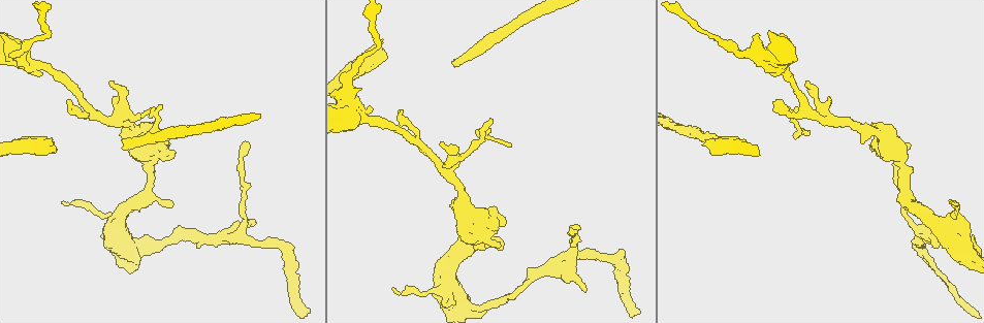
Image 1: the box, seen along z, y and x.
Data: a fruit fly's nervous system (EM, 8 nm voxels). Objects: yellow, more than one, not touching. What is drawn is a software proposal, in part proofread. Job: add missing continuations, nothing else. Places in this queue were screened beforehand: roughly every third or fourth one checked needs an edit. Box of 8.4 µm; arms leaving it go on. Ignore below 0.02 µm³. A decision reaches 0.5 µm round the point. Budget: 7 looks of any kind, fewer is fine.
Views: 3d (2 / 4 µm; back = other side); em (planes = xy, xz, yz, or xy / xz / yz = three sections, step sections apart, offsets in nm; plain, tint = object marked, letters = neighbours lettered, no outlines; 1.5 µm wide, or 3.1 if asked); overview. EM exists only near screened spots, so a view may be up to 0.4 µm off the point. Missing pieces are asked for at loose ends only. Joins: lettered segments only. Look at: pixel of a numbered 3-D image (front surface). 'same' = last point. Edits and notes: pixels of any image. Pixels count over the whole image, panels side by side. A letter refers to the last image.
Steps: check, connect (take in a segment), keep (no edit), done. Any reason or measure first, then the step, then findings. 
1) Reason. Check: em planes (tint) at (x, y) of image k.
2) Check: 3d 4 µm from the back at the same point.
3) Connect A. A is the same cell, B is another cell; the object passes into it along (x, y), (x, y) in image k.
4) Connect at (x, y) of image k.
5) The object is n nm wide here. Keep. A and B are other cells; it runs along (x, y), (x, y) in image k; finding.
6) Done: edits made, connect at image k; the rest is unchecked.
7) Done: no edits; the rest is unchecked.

Check: em planes (letters) at (456, 62) of image 1.

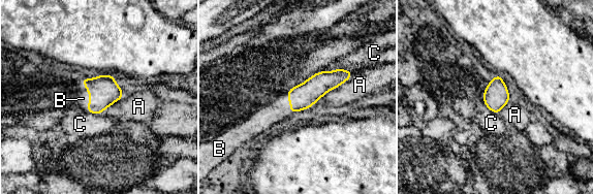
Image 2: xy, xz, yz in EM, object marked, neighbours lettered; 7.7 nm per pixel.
The longest contact is with A, 440 nm. Connect B. B is the same cell, A and C are other cells; the object passes into it along (103, 92), (90, 97), (83, 98) in image 2; the cell continues.

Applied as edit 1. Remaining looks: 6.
Check: 3d 2 µm from the back at (578, 226) of image 1.

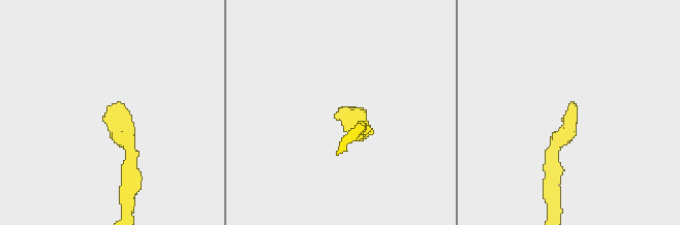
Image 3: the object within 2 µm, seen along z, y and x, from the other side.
Now the EM. Check: em xy step 4 (letters) at (340, 110) of image 3.

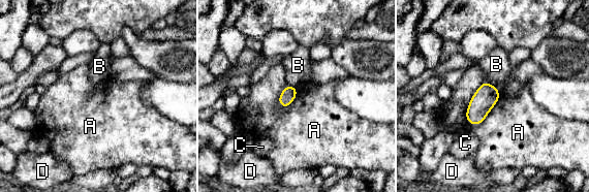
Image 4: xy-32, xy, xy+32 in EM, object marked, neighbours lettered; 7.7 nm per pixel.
Keep. A, B, C and D are other cells; a border runs along (500, 94), (482, 122), (466, 120) in image 4; none of them fits.

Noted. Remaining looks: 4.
Check: 3d 2 µm at (624, 250) of image 1.

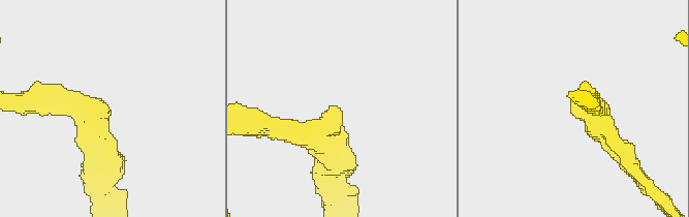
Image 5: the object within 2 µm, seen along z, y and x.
Need the tissue. Check: em xy step 8 (tint) at (333, 105) of image 5.

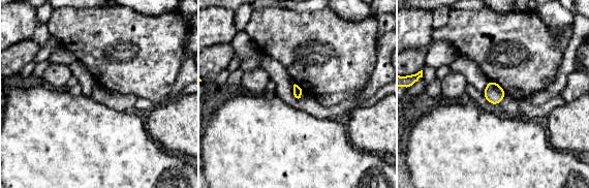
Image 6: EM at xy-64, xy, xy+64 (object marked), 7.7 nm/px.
Cut it another way. Check: em xz step 8 (letters) at the same point.

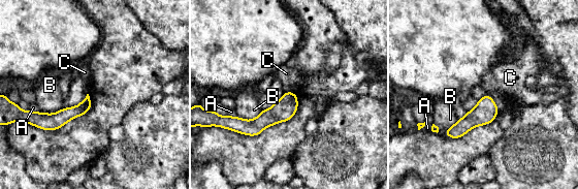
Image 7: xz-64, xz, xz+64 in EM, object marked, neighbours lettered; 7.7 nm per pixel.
Keep. A, B and C are other cells; it runs along (294, 98), (258, 124), (236, 124) in image 7; no lettered segment goes on from it.

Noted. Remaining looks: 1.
Done: edits made, connect at image 2; the rest is unchecked.

